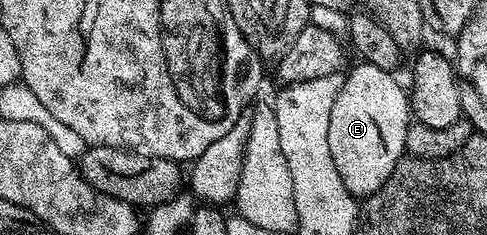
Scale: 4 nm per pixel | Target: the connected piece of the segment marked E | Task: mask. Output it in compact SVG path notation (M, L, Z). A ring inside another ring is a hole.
M361 62L353 71L345 74L343 88L339 88L339 96L335 96L335 104L331 108L331 124L327 128L331 160L335 160L335 168L339 168L339 176L345 181L345 187L358 200L379 192L379 188L387 184L395 164L406 153L407 128L411 124L409 95L406 87L400 86L393 77L390 71L375 68L369 62Z

